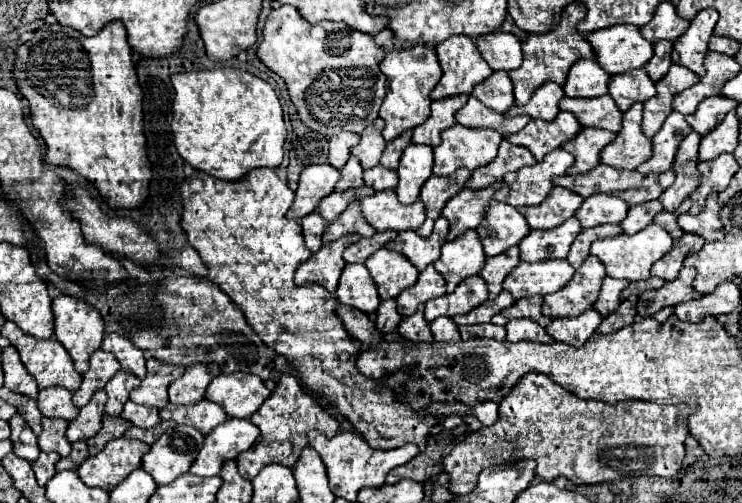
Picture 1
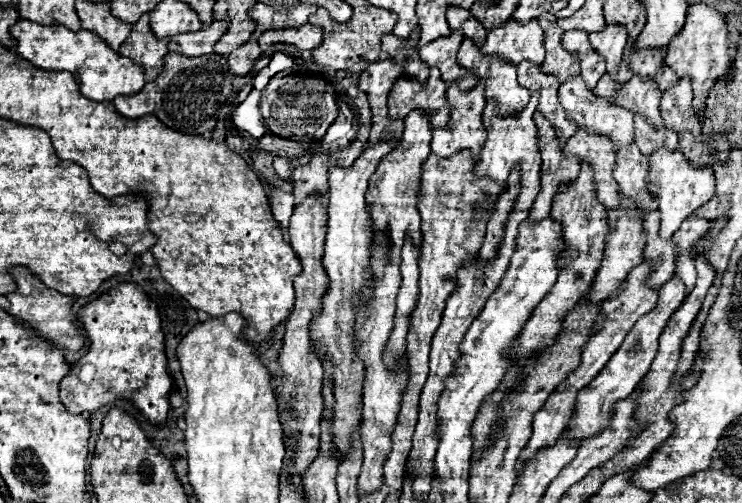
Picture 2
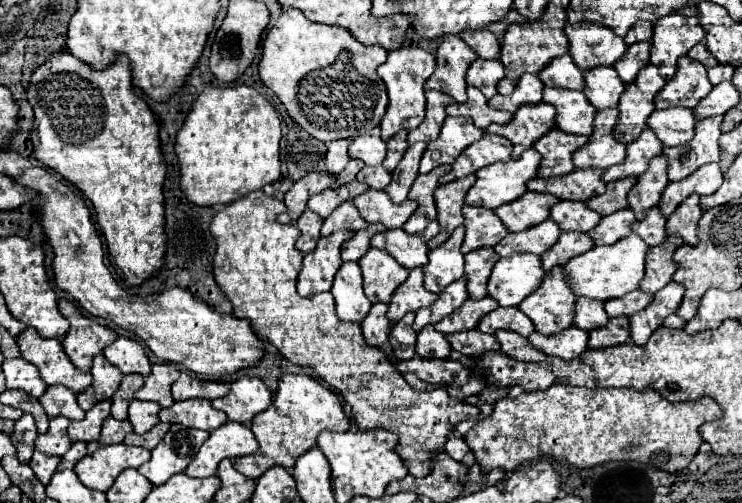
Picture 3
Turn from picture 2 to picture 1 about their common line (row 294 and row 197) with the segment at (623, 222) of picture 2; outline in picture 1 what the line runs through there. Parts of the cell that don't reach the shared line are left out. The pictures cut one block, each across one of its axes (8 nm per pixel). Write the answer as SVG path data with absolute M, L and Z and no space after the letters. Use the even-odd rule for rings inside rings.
M610 194L588 196L576 210L576 218L582 228L594 228L600 224L620 224L628 214L628 204Z

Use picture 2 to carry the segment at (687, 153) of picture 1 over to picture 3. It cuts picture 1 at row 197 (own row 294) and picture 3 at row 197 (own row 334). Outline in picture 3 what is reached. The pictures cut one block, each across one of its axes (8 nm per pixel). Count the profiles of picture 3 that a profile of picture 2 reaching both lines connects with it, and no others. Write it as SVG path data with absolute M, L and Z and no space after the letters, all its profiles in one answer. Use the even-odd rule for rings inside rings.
M656 156L648 162L648 170L636 178L632 192L628 192L628 204L636 214L636 220L644 218L644 212L654 208L660 202L662 188L668 184L664 156Z

